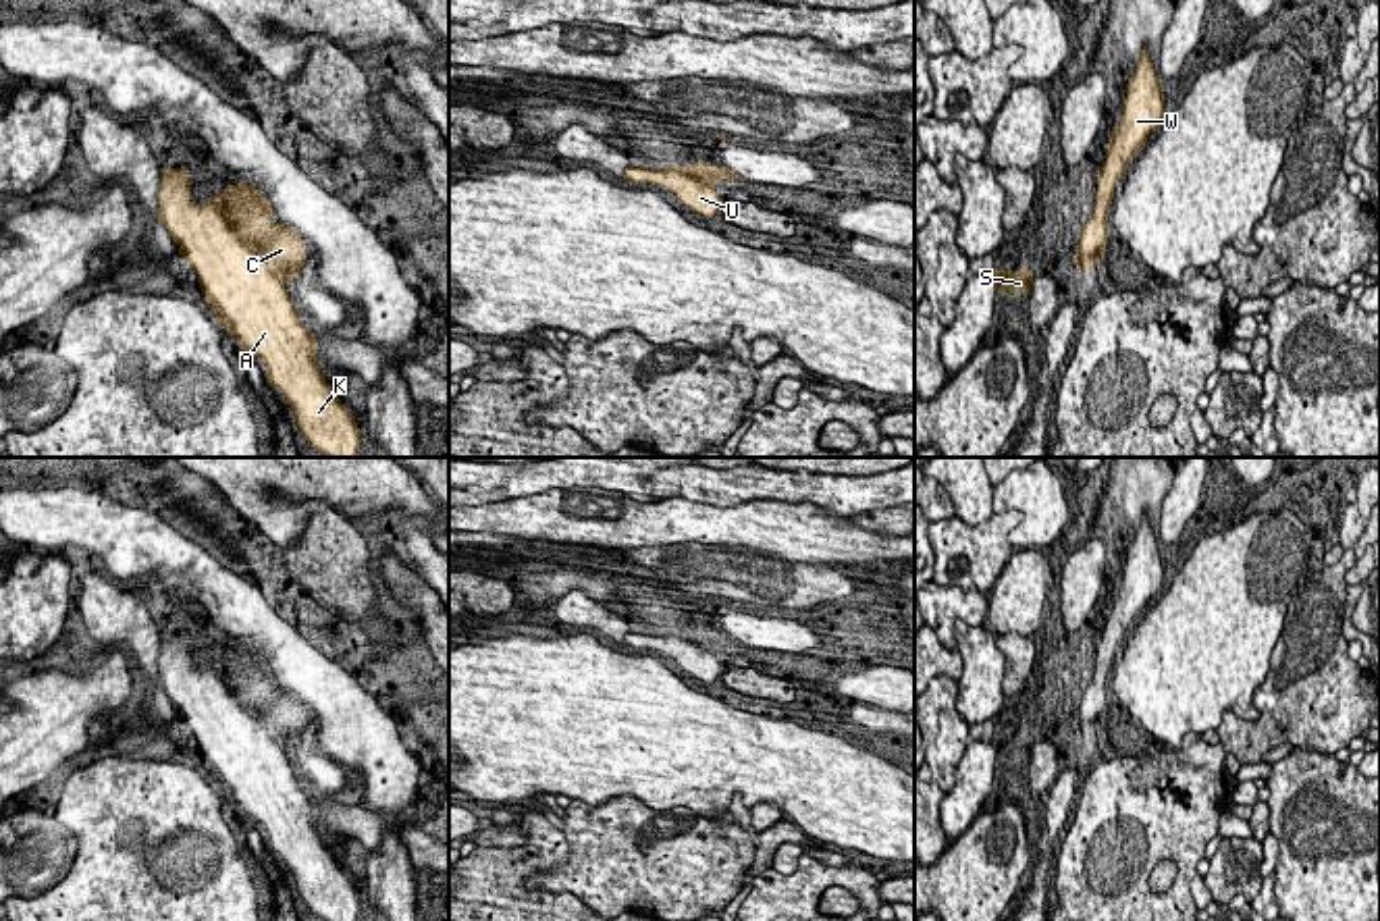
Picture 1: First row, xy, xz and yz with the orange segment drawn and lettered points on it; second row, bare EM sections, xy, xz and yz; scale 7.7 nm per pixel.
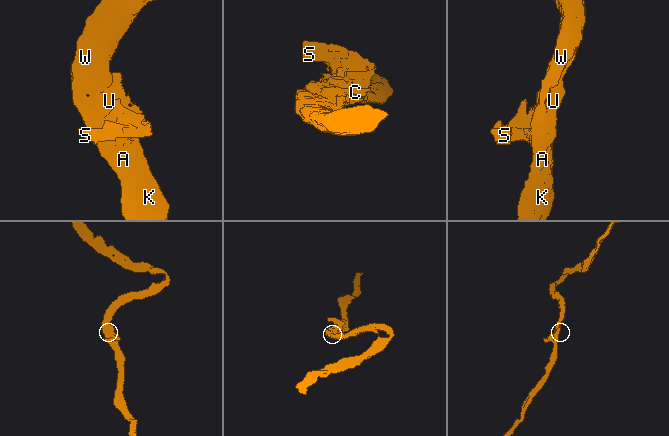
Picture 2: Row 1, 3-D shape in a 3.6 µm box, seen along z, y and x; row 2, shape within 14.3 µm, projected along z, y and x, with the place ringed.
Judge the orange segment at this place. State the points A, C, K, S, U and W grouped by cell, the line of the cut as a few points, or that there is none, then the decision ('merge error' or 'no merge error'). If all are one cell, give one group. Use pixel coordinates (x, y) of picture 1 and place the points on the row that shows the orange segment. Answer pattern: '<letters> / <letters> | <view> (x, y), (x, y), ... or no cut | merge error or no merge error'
A C K S U W | no cut | no merge error

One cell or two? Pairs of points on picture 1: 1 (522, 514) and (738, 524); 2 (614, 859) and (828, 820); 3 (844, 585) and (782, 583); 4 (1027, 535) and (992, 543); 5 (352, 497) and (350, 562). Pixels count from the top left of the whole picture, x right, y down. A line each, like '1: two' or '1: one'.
1: one
2: two
3: one
4: two
5: two

